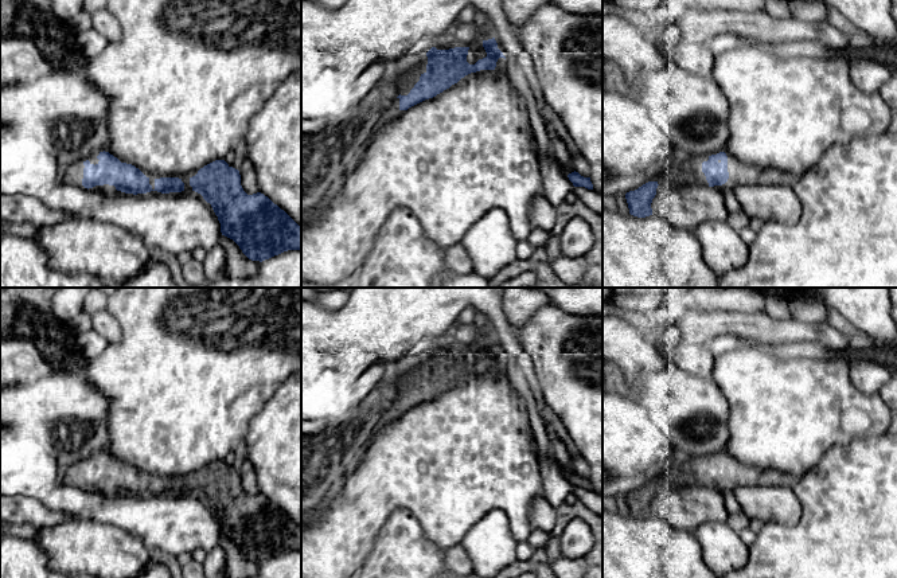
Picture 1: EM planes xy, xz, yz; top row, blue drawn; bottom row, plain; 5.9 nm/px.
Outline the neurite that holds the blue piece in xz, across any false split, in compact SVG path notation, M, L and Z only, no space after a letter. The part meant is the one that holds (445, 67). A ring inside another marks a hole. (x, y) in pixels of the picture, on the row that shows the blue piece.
M495 38L483 40L483 47L487 56L479 59L475 65L467 62L469 47L455 47L449 50L432 47L428 52L420 54L403 63L398 77L401 82L399 95L375 128L366 147L359 152L358 161L363 157L374 136L382 130L387 122L399 118L405 110L436 97L471 73L495 70L498 59L506 59L498 48Z

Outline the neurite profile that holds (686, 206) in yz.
M659 184L651 208L676 229L693 233L702 222L726 220L729 214L722 191L698 184Z

